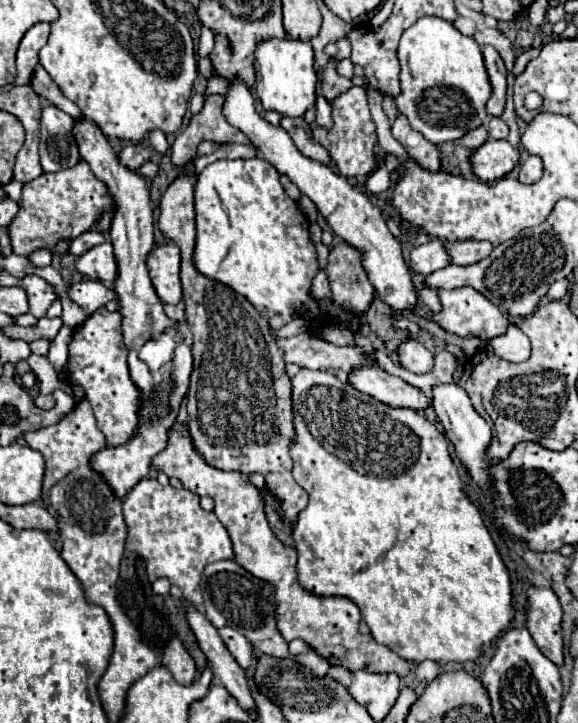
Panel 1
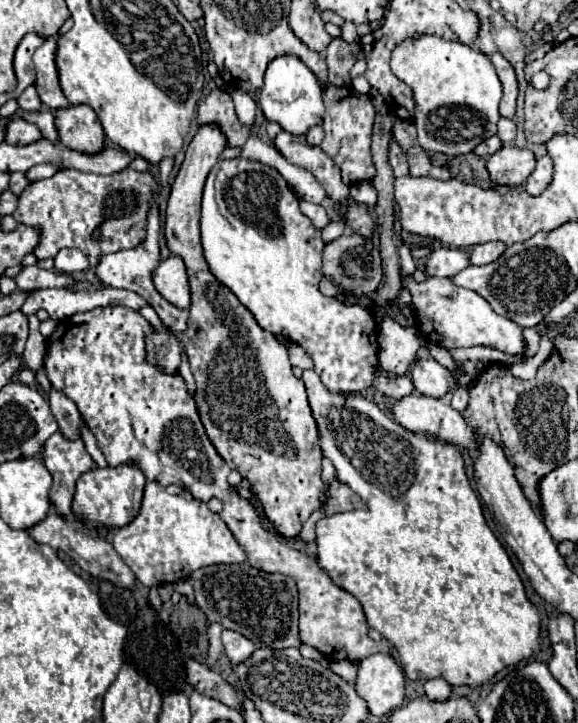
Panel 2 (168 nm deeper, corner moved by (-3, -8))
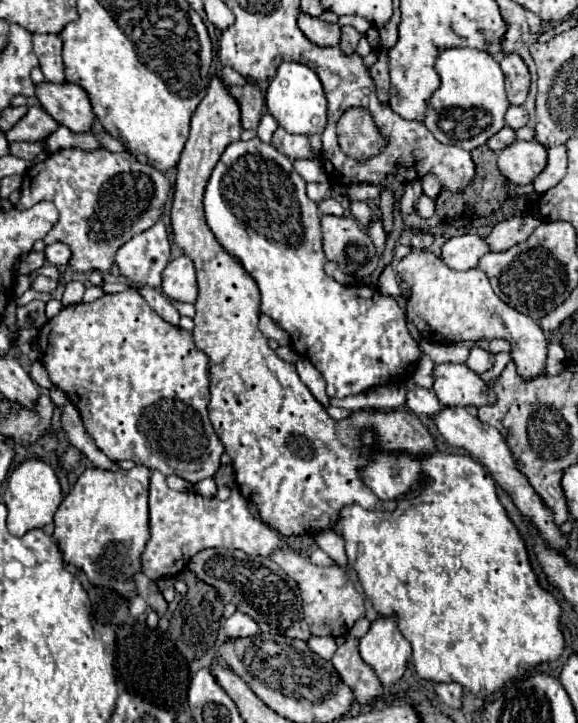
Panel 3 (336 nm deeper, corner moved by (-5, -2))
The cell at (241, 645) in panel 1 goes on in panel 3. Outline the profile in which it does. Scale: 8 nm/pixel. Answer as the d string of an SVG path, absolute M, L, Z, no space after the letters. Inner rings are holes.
M234 612L226 622L224 622L224 632L230 640L238 640L238 638L250 638L258 634L258 626L254 624L254 620L250 620L248 616L242 616L240 612Z

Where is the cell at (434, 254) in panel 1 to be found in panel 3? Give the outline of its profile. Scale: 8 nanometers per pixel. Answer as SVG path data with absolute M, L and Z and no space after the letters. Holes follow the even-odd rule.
M464 234L458 238L450 238L442 246L442 262L452 270L470 270L476 268L478 260L488 252L486 242L480 236Z

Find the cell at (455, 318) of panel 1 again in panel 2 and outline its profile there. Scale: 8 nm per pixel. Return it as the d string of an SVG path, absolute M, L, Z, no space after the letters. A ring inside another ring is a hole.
M412 276L404 278L412 294L412 308L418 320L418 330L428 342L444 348L490 346L504 354L520 356L522 360L526 360L526 342L522 336L522 328L516 322L496 314L480 294L456 286L452 278L428 276L428 280L424 282L416 282Z

